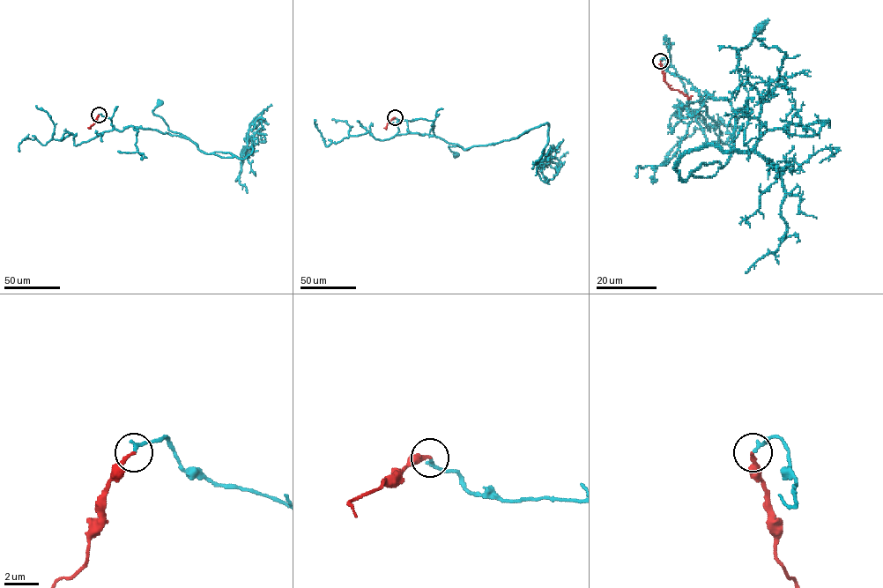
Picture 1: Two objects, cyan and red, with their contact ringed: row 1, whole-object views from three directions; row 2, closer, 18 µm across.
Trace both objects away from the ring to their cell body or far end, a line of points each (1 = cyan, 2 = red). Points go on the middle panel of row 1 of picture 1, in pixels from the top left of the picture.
1: (395, 117), (406, 121), (411, 133), (434, 135), (464, 150), (485, 145), (465, 150), (448, 146), (456, 154)
2: (395, 117), (389, 122), (386, 130)

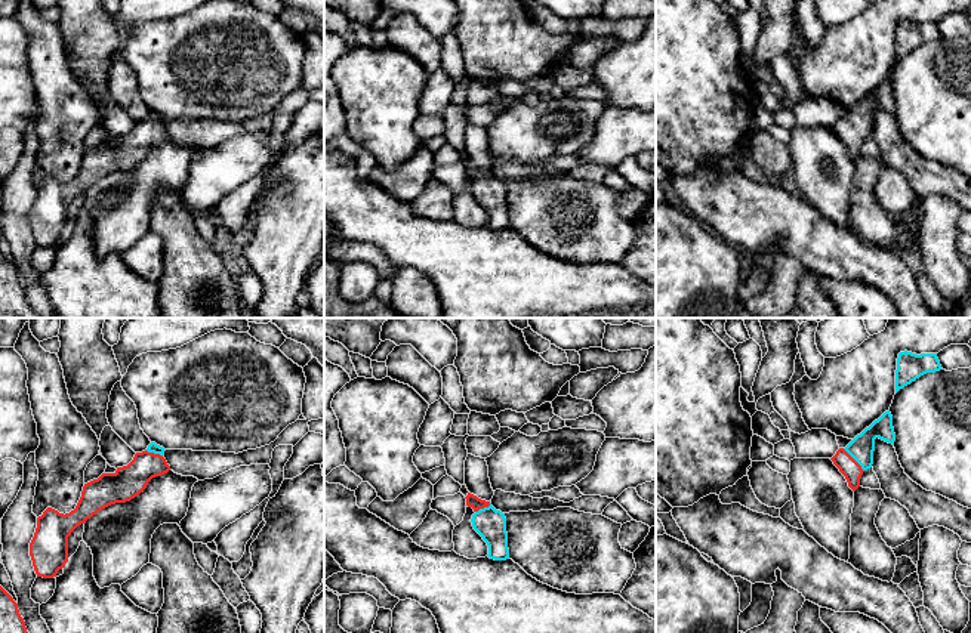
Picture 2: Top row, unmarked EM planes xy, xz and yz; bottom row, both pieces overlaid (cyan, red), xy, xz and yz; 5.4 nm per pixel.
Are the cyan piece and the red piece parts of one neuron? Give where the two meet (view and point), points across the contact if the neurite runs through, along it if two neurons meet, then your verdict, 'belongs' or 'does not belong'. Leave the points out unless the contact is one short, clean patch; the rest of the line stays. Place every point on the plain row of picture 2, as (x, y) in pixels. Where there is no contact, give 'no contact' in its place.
meets cyan in yz at (854, 127); runs through yz (862, 116), (854, 127), (842, 129); belongs

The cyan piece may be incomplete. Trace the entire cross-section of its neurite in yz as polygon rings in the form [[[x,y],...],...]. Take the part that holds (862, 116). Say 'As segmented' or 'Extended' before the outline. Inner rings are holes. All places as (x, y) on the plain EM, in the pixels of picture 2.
Extended. [[[890,78],[857,104],[845,117],[839,117],[830,127],[853,160],[860,155],[863,141],[873,133],[876,106],[894,114],[896,102]]]

